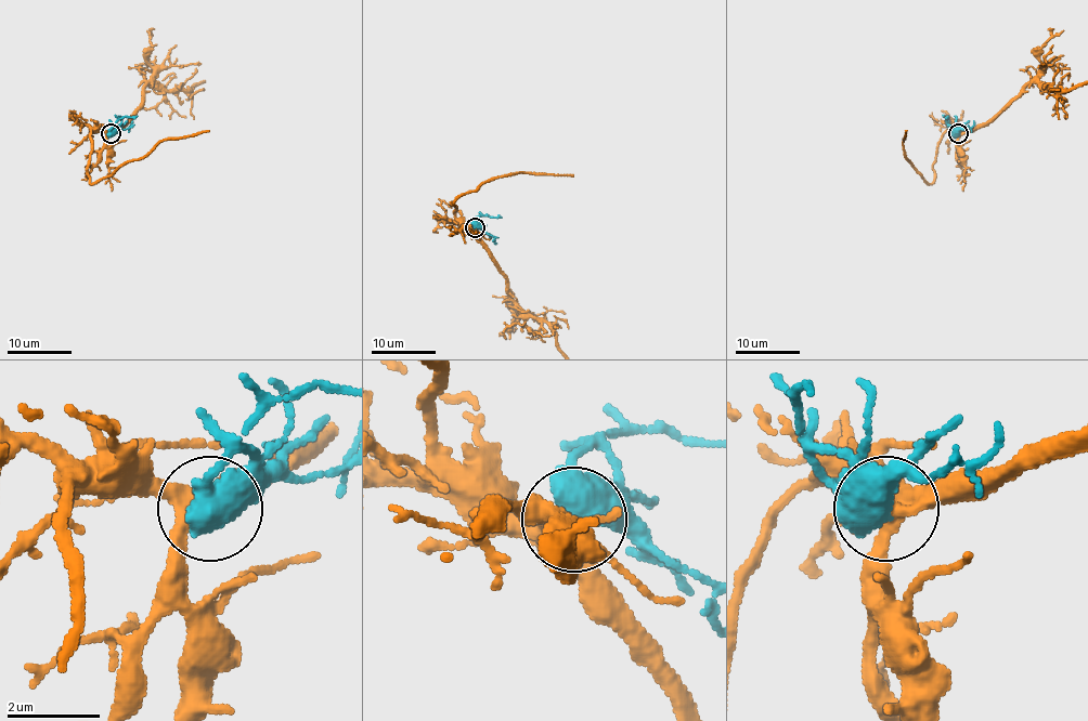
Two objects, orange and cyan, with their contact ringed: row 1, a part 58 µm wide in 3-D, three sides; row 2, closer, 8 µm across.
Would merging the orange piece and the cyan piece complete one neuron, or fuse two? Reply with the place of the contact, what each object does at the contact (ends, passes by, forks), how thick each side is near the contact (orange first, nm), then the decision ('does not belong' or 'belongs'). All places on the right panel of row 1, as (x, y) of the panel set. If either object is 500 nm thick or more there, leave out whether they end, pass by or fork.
place (958, 133); calibres 320 and 600 nm; belongs

